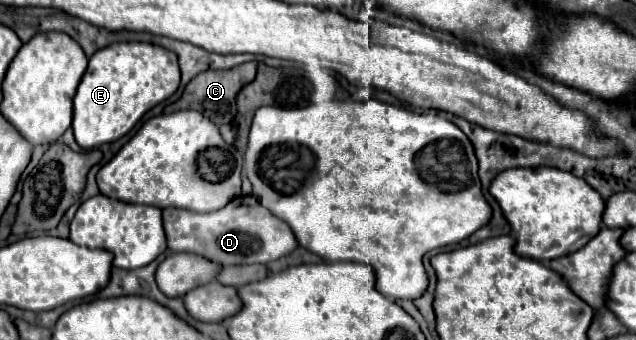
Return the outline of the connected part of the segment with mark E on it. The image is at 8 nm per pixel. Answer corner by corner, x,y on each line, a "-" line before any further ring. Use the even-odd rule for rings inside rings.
112,43
98,49
74,97
74,137
82,149
92,149
126,135
154,105
168,99
180,85
176,53
150,43

